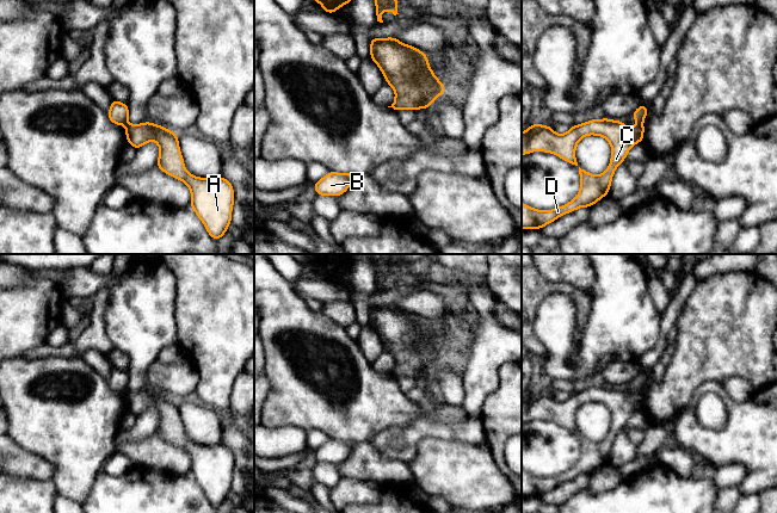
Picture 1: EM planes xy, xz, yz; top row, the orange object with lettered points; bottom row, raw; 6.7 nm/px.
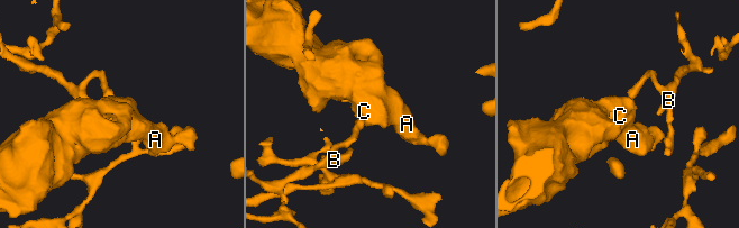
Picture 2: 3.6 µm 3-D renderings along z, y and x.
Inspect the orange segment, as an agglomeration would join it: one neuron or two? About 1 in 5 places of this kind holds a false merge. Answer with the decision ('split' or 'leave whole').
split

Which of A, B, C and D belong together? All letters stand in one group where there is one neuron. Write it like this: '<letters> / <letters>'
A C D / B

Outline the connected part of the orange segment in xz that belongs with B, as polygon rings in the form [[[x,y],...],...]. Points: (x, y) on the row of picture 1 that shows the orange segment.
[[[329,171],[322,179],[313,184],[316,196],[339,197],[350,188],[354,177],[354,173]]]

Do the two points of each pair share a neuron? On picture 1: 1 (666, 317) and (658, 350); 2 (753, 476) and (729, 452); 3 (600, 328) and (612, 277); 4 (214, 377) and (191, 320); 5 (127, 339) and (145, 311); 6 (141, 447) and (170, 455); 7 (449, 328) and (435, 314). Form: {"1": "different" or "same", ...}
{"1": "same", "2": "same", "3": "same", "4": "same", "5": "same", "6": "same", "7": "different"}

